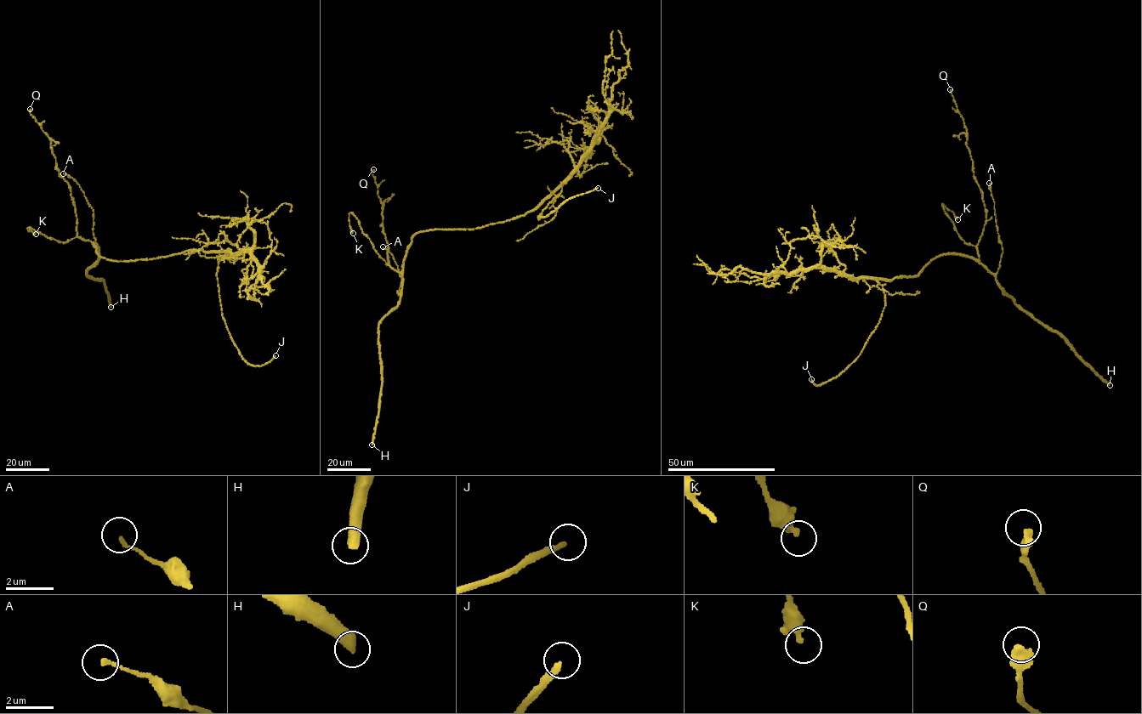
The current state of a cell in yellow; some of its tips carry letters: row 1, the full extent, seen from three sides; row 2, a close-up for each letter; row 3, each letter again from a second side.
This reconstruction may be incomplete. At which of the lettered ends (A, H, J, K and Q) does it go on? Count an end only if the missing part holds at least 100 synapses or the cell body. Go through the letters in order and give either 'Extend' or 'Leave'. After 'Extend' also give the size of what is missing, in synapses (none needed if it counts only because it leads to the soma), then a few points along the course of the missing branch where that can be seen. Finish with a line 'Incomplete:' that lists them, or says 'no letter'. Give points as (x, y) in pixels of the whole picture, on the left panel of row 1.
A: Leave
H: Extend. Roughly 350 synapses. Course of what is missing: (110, 307), (127, 341), (165, 293), (178, 225), (170, 197), (196, 90), (270, 21)
J: Extend
K: Leave
Q: Leave
Incomplete: H, J

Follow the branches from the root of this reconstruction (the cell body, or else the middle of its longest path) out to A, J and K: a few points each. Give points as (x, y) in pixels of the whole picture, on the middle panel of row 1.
A: (474, 229), (429, 229), (413, 236), (404, 263), (400, 295), (402, 280), (397, 265), (383, 246)
J: (474, 229), (523, 216), (534, 211), (560, 187), (561, 193), (543, 209), (538, 219), (569, 199), (598, 188)
K: (474, 229), (418, 232), (412, 236), (400, 272), (380, 257), (356, 217), (349, 212), (353, 233)

